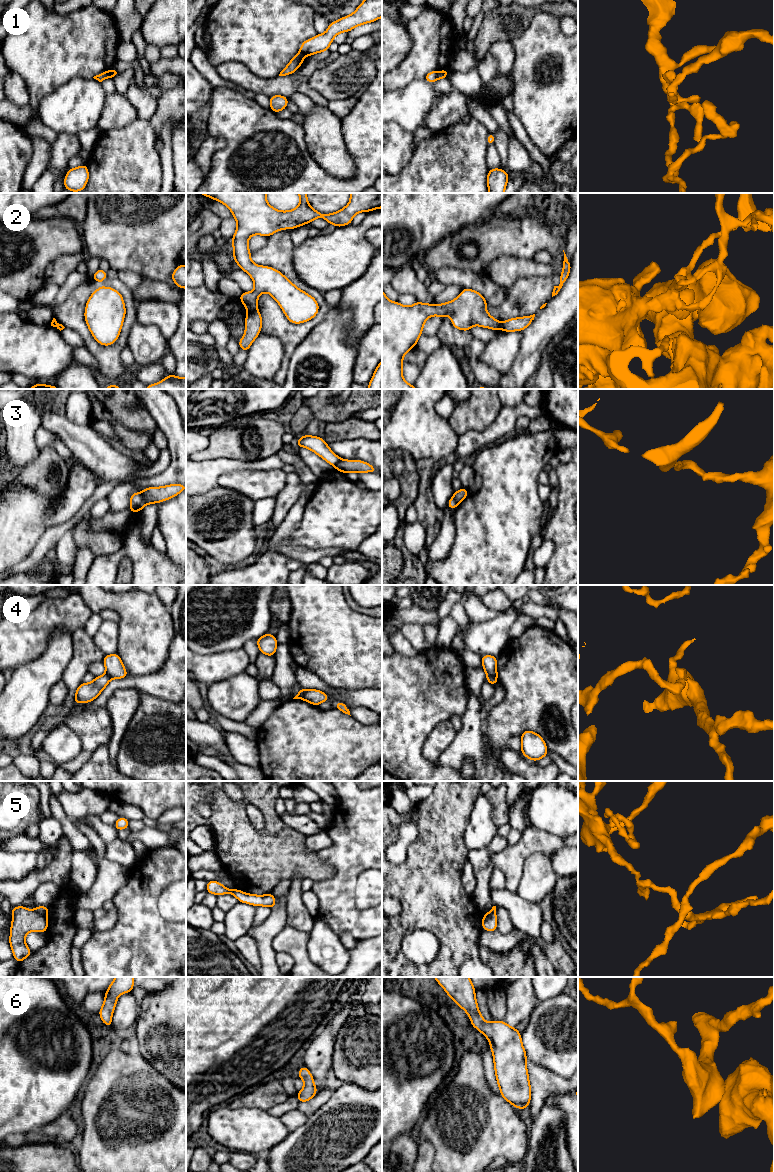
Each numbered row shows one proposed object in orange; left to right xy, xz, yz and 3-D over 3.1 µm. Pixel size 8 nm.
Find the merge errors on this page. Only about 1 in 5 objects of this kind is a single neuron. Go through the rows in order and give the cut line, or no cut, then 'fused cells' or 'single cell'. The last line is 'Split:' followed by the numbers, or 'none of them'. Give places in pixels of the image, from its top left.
1: cut yz (437, 72), (438, 78); fused cells
2: cut xz (256, 308), (248, 313); fused cells
3: cut xy (140, 493), (145, 504); fused cells
4: cut xz (304, 690), (304, 695), (301, 699); fused cells
5: cut xy (35, 909), (45, 917); fused cells
6: cut none; single cell
Split: 1, 2, 3, 4, 5

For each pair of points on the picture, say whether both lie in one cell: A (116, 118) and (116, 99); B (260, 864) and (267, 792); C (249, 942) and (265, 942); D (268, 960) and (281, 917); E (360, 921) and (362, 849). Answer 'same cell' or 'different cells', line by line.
A: same cell
B: same cell
C: different cells
D: same cell
E: same cell

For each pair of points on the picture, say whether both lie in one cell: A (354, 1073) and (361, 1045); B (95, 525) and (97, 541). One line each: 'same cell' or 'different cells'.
A: same cell
B: different cells

